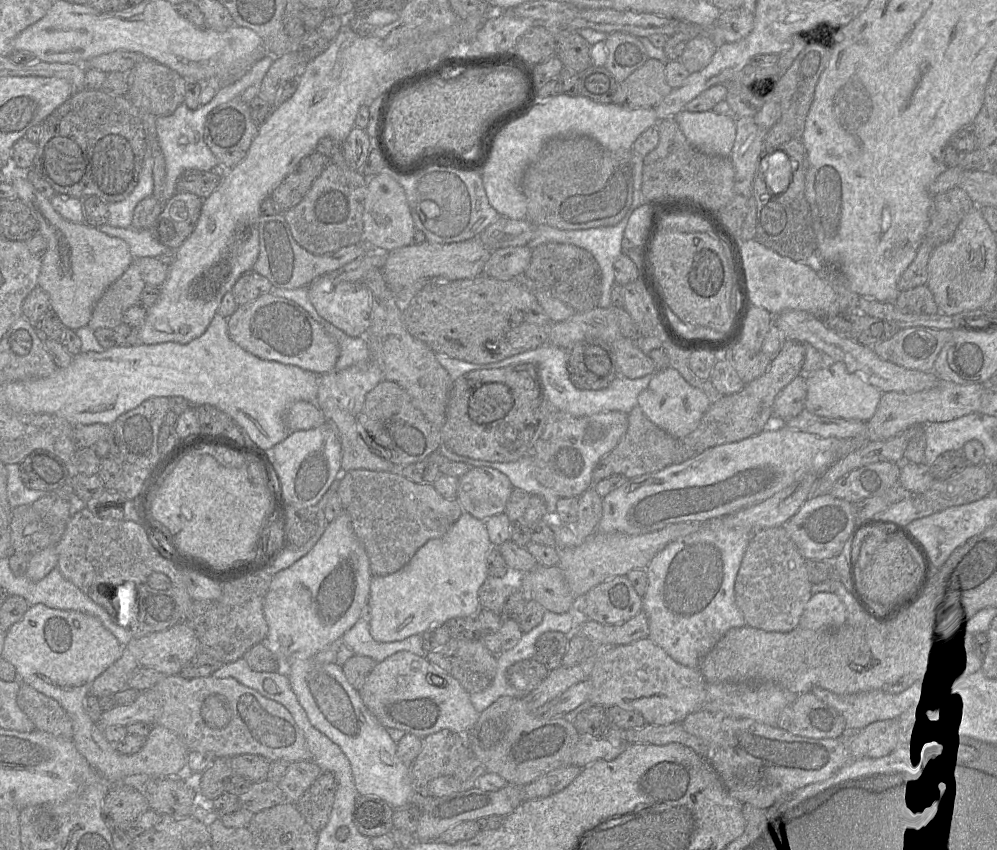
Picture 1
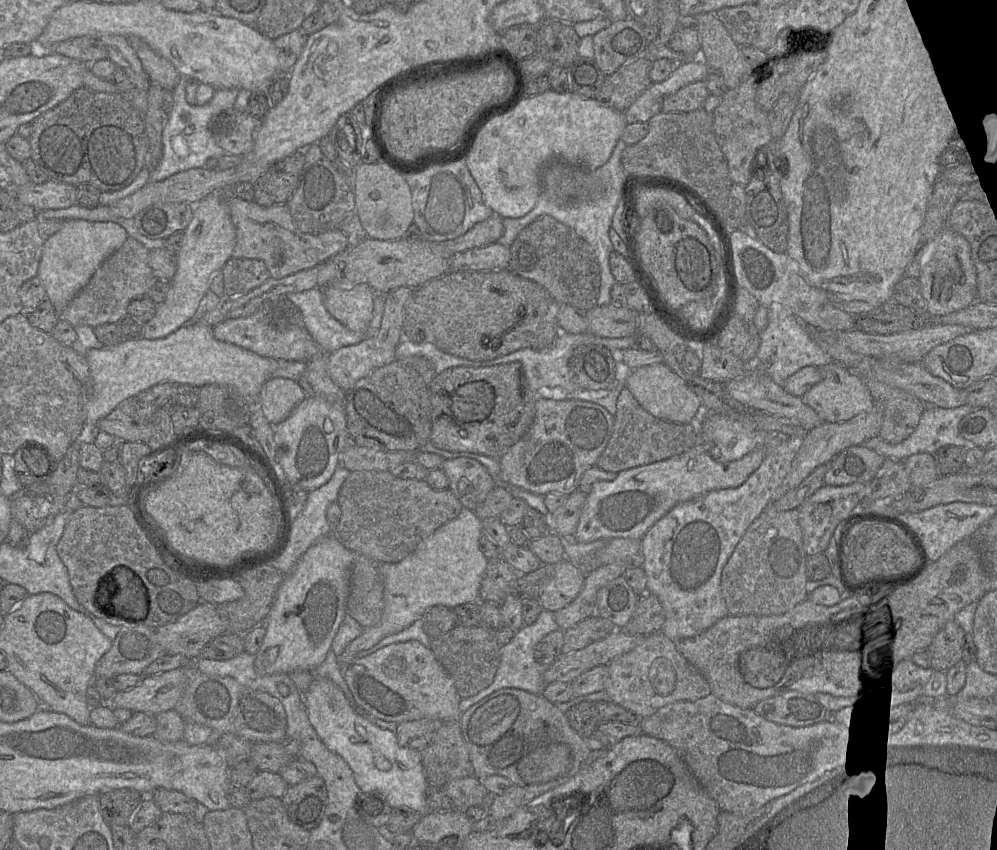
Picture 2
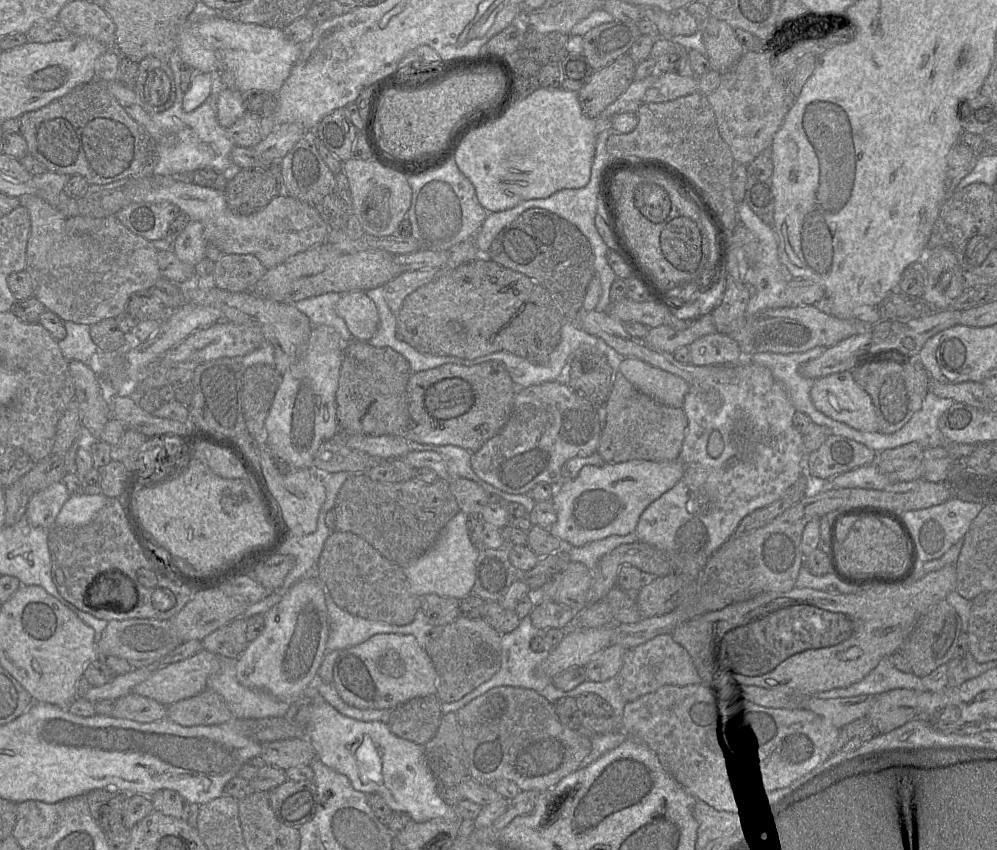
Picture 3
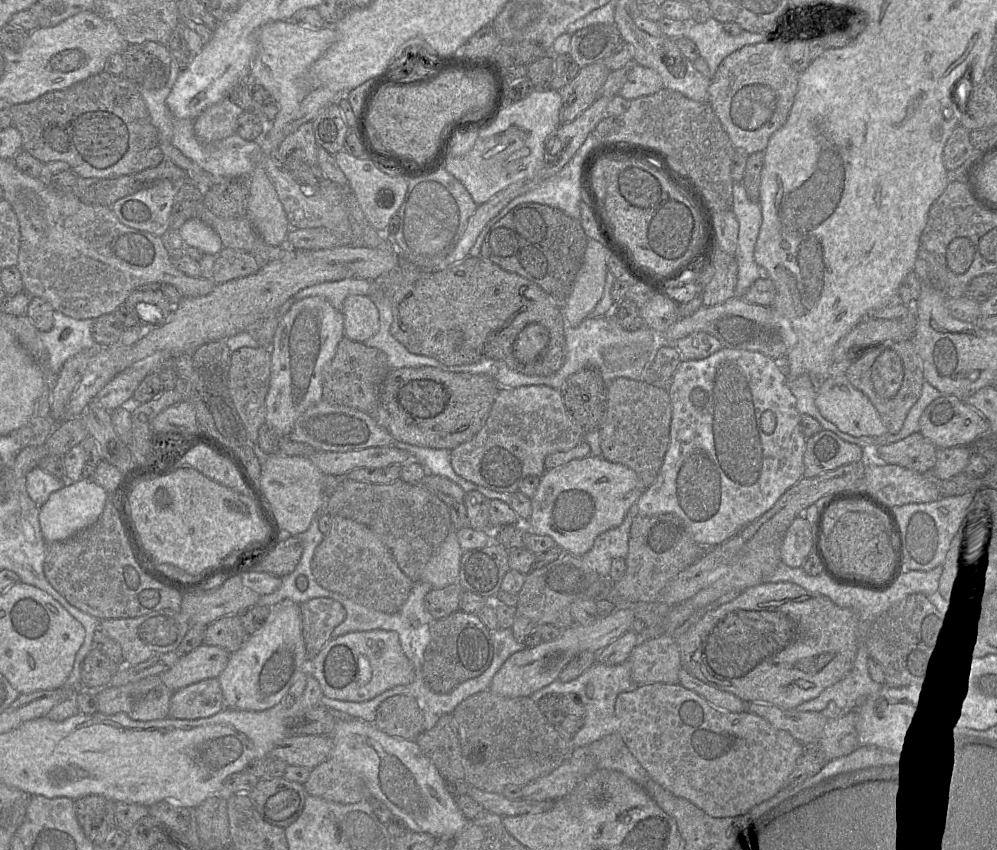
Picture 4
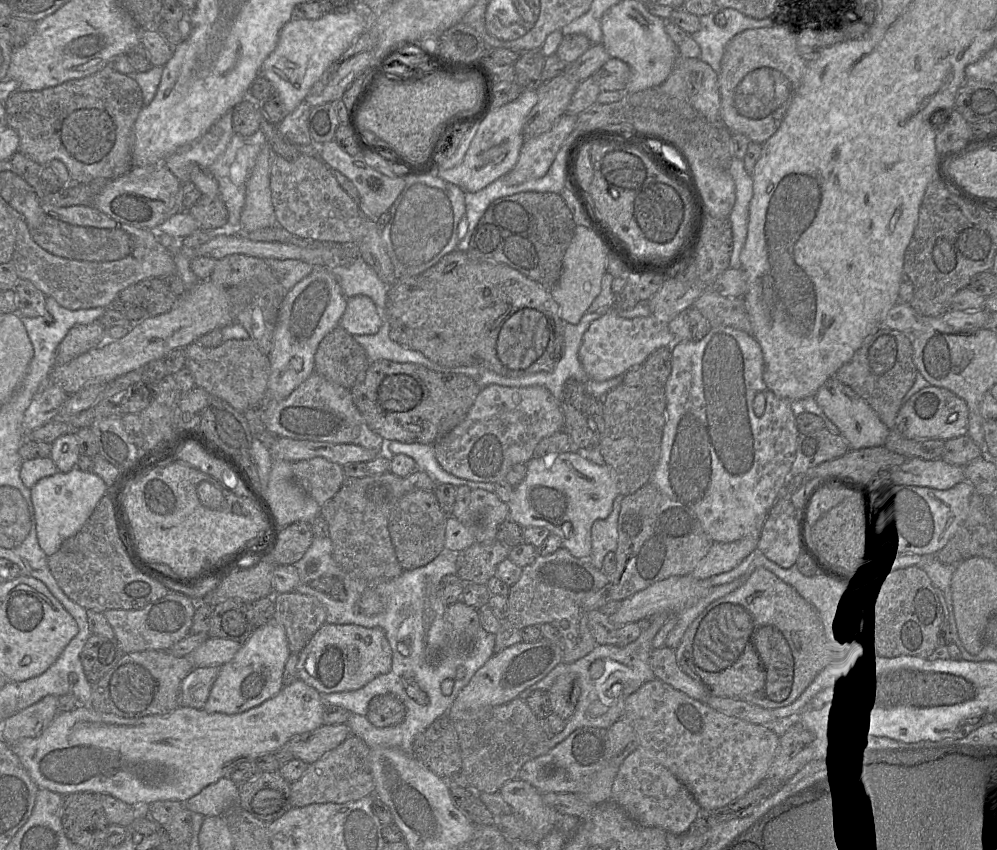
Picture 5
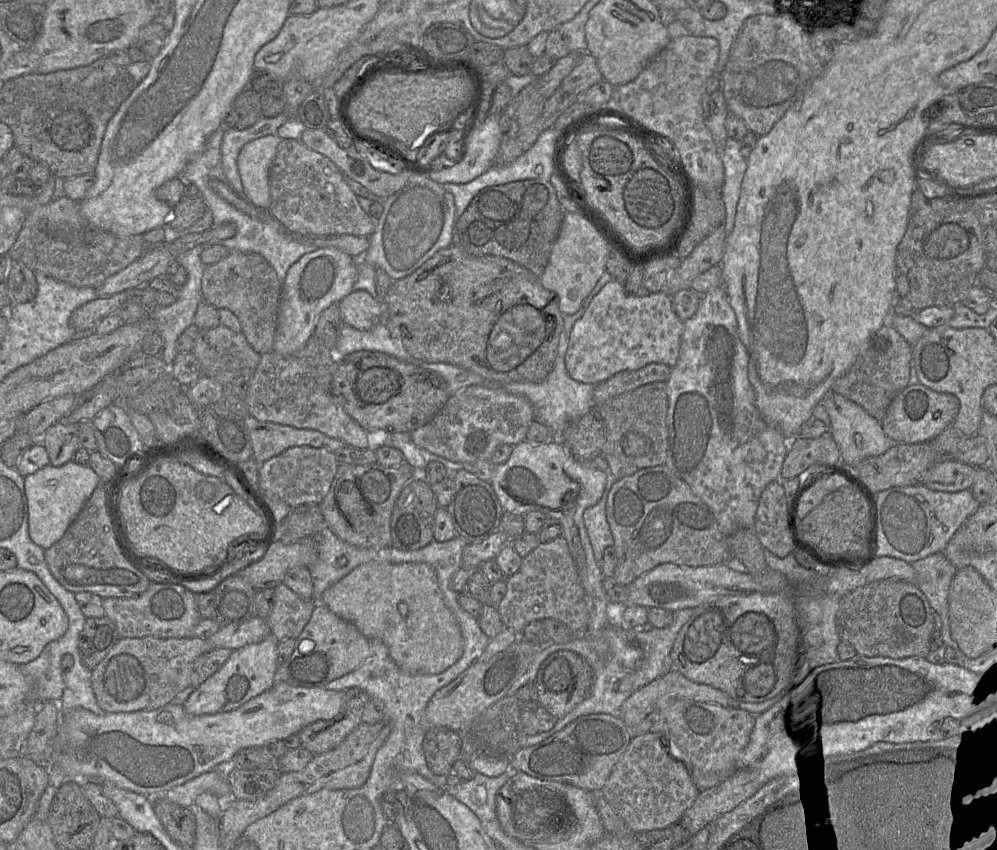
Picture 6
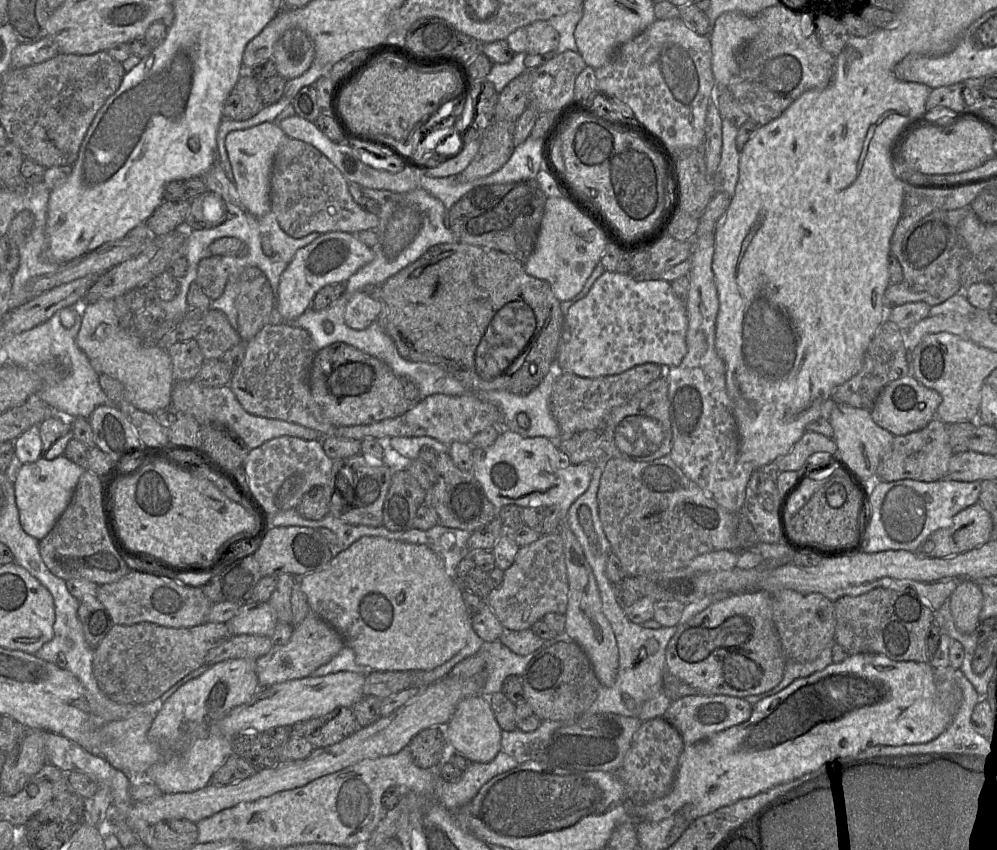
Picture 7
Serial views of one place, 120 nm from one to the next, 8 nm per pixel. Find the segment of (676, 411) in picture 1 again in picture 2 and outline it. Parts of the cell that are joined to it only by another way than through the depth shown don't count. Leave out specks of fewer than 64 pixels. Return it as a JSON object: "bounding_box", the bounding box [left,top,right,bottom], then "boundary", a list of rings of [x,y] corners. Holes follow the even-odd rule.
{"bounding_box":[626,363,704,424],"boundary":[[[664,363],[642,366],[631,370],[626,387],[640,406],[654,417],[678,424],[690,424],[700,417],[704,407],[691,387]]]}

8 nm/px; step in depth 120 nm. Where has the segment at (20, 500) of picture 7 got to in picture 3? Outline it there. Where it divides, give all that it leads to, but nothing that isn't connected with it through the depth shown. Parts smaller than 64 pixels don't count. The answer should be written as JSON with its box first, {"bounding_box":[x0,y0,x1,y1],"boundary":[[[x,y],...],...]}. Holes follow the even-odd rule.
{"bounding_box":[55,494,108,527],"boundary":[[[104,494],[70,495],[68,500],[62,506],[55,523],[62,527],[84,525],[105,506],[107,500],[108,498]]]}

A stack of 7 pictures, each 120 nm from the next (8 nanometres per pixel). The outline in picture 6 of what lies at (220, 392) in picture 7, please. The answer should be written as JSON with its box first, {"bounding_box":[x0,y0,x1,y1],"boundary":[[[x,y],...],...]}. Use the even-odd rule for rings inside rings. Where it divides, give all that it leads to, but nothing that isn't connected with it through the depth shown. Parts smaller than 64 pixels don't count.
{"bounding_box":[243,415,346,463],"boundary":[[[247,415],[243,422],[252,443],[252,459],[257,463],[263,463],[290,447],[311,446],[336,452],[346,445],[317,430],[297,429],[272,422],[262,422],[251,415]]]}

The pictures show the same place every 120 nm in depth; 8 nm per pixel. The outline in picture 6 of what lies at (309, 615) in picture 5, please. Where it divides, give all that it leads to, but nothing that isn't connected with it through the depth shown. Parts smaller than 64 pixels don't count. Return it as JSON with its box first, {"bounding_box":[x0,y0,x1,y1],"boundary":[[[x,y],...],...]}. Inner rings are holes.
{"bounding_box":[266,583,314,641],"boundary":[[[280,583],[274,588],[274,606],[266,619],[271,634],[279,641],[287,638],[296,640],[314,609],[313,599],[304,599]]]}

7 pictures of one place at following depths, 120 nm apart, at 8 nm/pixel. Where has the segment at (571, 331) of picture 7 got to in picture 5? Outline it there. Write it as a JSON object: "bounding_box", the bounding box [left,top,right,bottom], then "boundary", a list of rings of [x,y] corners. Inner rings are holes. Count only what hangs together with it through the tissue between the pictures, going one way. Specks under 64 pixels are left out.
{"bounding_box":[579,308,675,381],"boundary":[[[609,308],[590,324],[583,335],[579,360],[586,374],[590,380],[607,381],[643,364],[656,350],[671,347],[675,338],[668,324],[653,315],[624,318],[615,309]]]}

